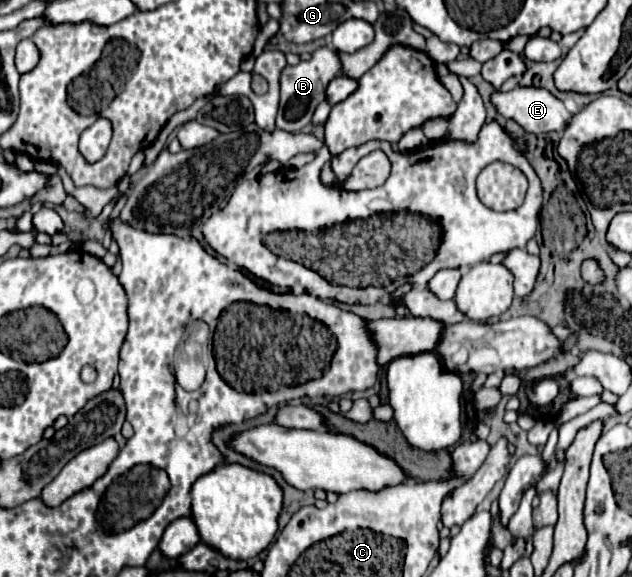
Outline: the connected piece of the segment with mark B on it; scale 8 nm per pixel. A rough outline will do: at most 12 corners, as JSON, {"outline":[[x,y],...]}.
{"outline":[[327,46],[281,72],[275,126],[299,132],[339,76]]}

